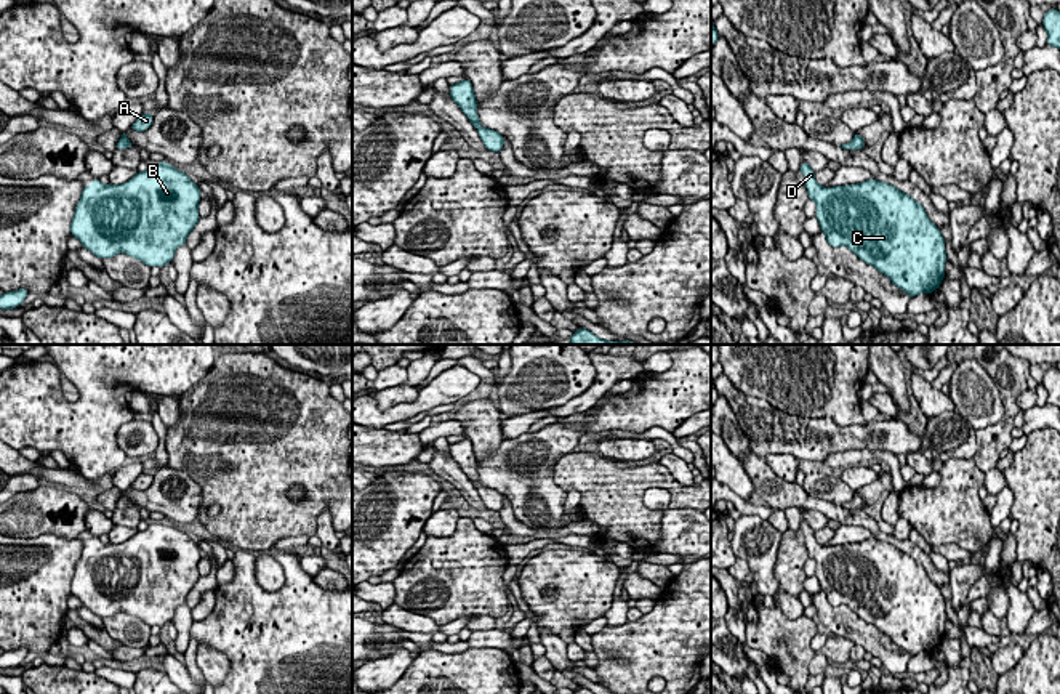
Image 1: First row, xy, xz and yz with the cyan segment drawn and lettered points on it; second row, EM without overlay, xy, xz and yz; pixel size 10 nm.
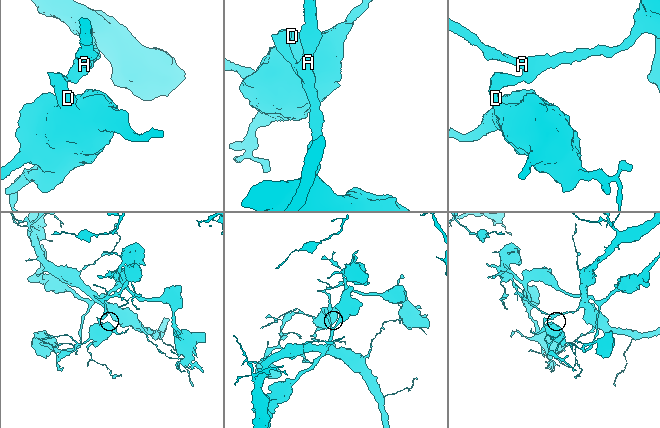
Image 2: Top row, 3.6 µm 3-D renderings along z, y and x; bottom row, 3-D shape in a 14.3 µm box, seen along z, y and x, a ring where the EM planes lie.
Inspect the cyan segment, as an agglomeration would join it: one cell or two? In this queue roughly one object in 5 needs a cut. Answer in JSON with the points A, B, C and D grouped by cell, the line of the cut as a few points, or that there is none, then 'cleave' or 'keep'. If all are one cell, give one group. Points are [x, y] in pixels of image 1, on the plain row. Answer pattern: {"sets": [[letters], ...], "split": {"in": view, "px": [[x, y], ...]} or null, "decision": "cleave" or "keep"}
{"sets": [["A", "B", "C", "D"]], "split": null, "decision": "keep"}

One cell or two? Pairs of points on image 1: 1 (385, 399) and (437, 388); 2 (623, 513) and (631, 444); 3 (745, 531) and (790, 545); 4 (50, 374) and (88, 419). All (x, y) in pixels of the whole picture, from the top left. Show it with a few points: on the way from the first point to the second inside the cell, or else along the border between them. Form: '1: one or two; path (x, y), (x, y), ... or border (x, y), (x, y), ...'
1: two; border (420, 391), (413, 401), (396, 403), (383, 411)
2: two; border (601, 454), (626, 462)
3: two; border (783, 534), (774, 566), (775, 579)
4: one; path (47, 388), (47, 393), (74, 419)

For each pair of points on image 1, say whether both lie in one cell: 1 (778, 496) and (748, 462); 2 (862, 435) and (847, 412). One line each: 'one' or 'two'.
1: one
2: two

